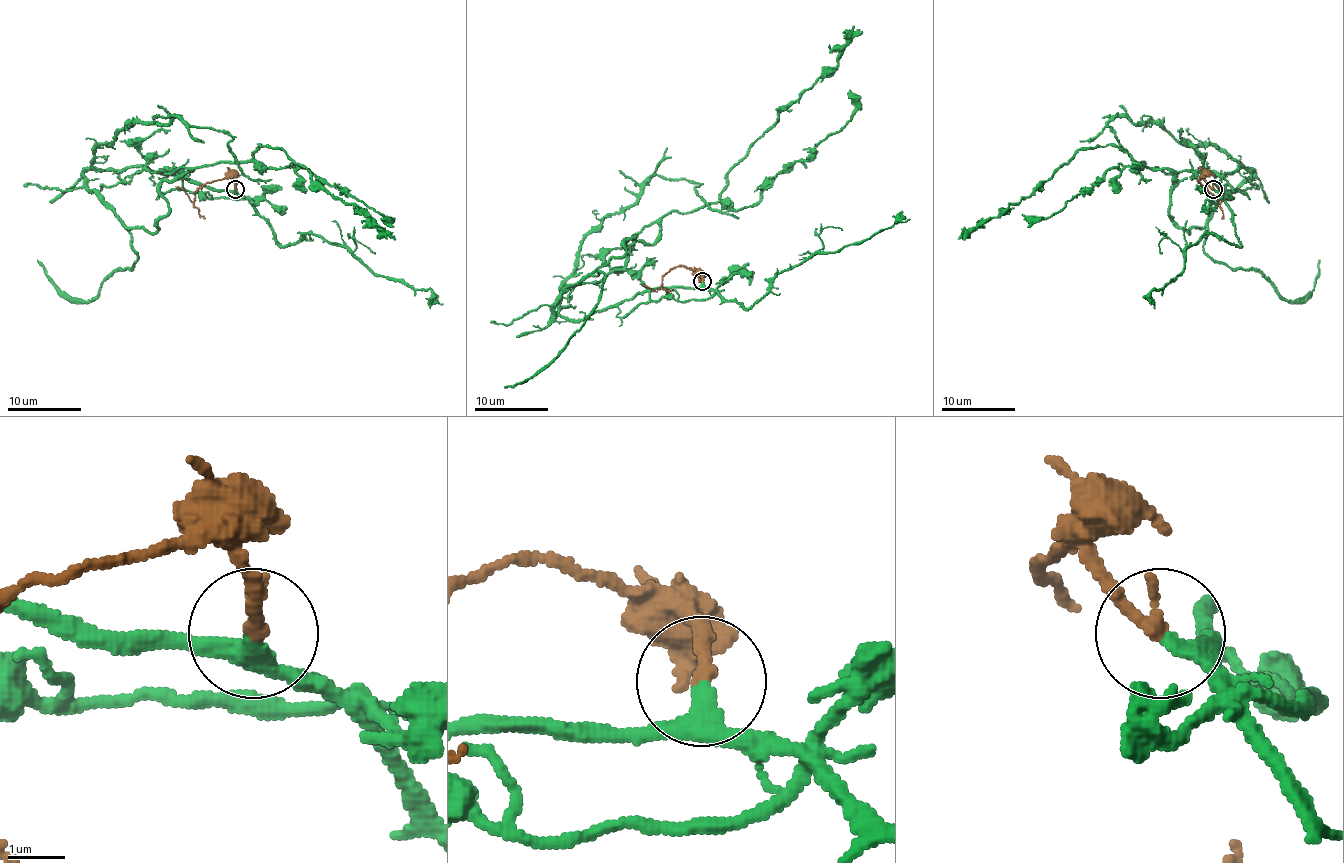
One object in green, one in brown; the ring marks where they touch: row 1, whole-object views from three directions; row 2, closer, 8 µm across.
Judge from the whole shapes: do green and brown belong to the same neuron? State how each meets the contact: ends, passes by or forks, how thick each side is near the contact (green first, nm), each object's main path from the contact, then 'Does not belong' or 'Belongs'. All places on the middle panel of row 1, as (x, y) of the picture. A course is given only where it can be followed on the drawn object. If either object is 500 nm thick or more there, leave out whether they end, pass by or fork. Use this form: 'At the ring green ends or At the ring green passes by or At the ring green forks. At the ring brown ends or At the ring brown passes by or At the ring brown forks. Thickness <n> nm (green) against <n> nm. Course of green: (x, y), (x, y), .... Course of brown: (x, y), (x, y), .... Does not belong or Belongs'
At the ring green passes by. At the ring brown ends. Thickness 260 nm (green) against 280 nm. Course of green: (701, 281), (551, 321), (557, 297), (588, 275), (604, 279), (584, 325), (526, 381), (504, 387). Course of brown: (701, 281), (698, 271), (679, 266), (672, 268), (654, 292), (643, 284). Belongs

